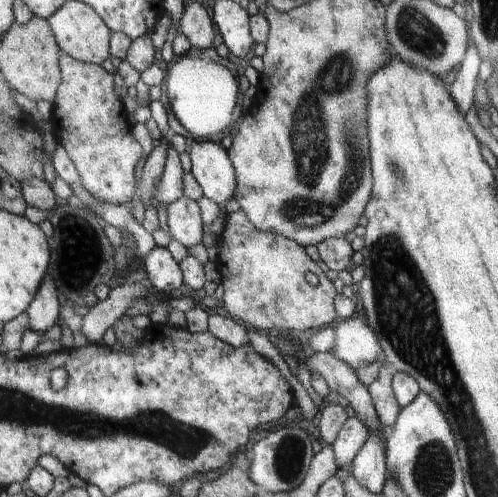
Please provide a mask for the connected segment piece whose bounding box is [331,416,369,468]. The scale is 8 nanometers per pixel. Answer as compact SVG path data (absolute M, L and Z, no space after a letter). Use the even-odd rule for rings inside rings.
M358 417L347 418L336 440L331 444L337 468L349 467L368 437L369 431Z

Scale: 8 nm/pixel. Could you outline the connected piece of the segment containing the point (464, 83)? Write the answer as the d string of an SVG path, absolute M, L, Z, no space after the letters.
M469 34L467 51L460 63L460 71L457 73L456 81L448 86L451 97L464 116L466 111L475 104L474 88L476 88L476 80L478 80L480 62L481 58L476 45L472 42Z

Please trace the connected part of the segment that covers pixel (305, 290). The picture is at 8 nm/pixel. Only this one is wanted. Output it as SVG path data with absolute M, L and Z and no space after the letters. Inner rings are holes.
M244 211L230 213L225 220L222 236L215 240L218 247L218 262L215 262L221 276L223 286L222 305L227 312L248 328L264 332L269 330L276 334L276 330L308 330L315 326L334 326L338 318L335 309L335 297L338 296L334 283L314 261L306 255L305 248L293 240L284 238L276 233L260 231L244 214ZM306 272L314 272L319 278L319 285L310 286L304 279Z

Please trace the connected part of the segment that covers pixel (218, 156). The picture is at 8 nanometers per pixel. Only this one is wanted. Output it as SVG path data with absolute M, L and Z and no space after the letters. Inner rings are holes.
M193 139L189 141L193 173L202 192L220 208L233 198L237 186L234 163L221 144Z

